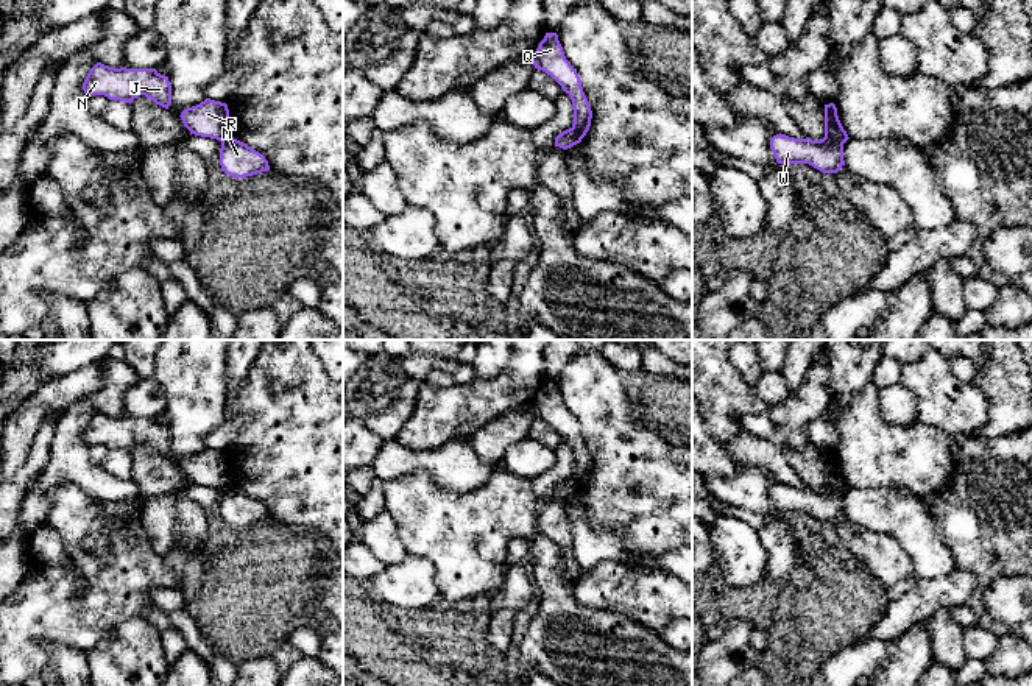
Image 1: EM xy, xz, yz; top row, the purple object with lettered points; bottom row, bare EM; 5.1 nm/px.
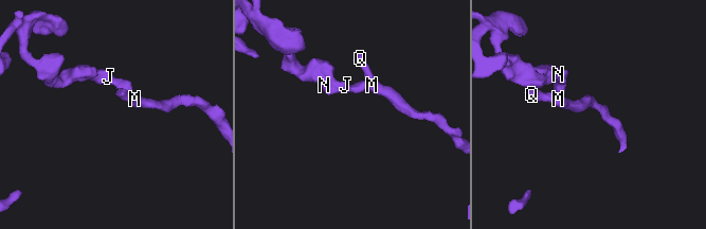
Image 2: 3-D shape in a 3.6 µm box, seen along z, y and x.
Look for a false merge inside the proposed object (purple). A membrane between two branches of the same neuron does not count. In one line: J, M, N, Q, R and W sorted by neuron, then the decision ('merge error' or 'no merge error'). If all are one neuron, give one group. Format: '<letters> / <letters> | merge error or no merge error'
J N R / M Q W | merge error

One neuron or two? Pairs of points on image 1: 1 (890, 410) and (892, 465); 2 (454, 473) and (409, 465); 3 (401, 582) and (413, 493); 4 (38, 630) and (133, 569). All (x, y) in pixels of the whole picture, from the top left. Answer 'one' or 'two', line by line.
1: two
2: one
3: two
4: one

